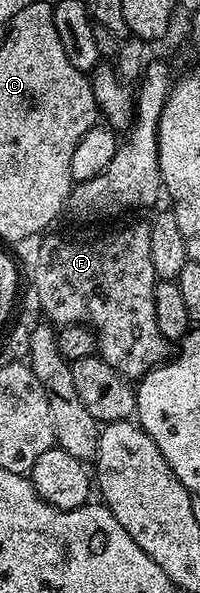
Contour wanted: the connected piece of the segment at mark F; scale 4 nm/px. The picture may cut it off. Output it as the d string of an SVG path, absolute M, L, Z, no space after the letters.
M135 222L108 234L95 234L92 238L62 238L59 234L50 234L42 239L39 263L35 266L35 298L39 301L35 302L42 317L47 317L44 319L56 327L90 326L95 331L98 357L129 380L144 378L153 368L168 361L169 339L161 336L161 328L157 328L157 311L153 309L157 279L153 260L149 257L148 223Z

